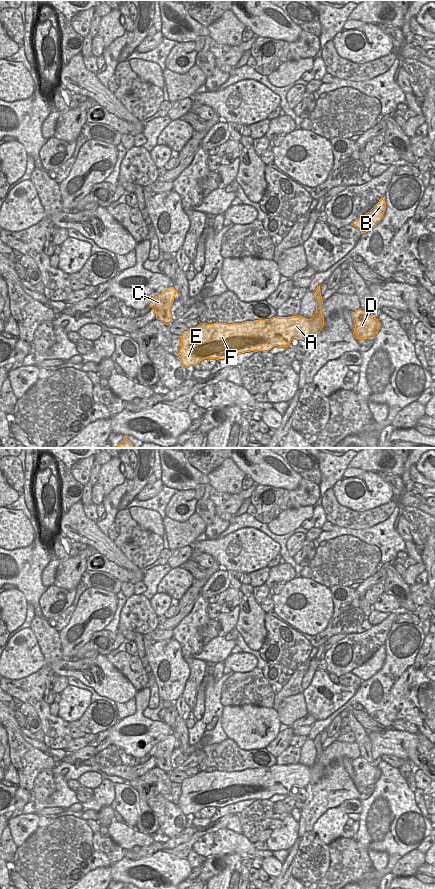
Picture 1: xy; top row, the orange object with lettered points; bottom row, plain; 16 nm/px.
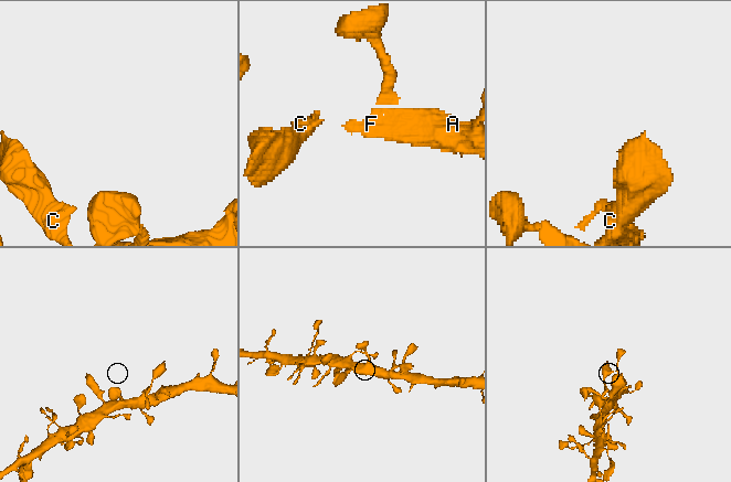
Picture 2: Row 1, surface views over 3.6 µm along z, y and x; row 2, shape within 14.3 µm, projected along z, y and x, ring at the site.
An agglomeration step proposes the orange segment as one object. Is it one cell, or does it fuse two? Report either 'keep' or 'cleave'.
keep

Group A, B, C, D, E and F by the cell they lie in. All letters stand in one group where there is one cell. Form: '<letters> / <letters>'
A B C D E F

